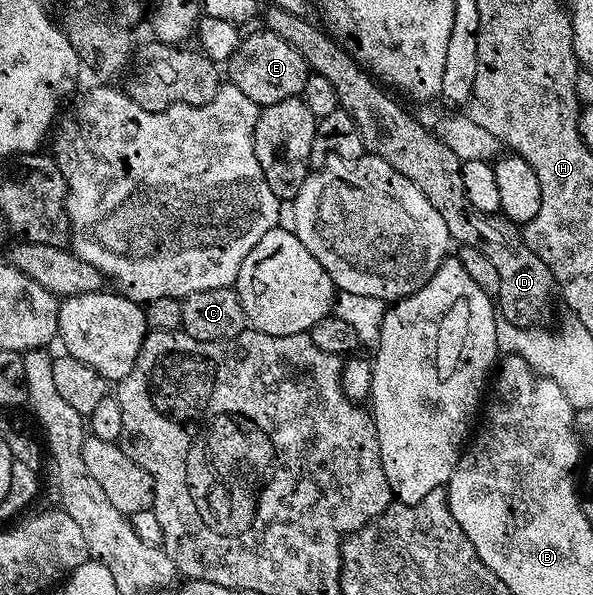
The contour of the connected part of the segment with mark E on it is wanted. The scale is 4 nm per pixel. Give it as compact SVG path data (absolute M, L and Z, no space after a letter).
M263 27L257 29L257 33L252 33L249 37L247 35L241 40L232 57L227 60L227 80L238 87L242 95L254 99L254 103L261 107L301 96L310 74L306 59L302 59L300 52L290 43L286 43L286 39L274 35L274 31Z

